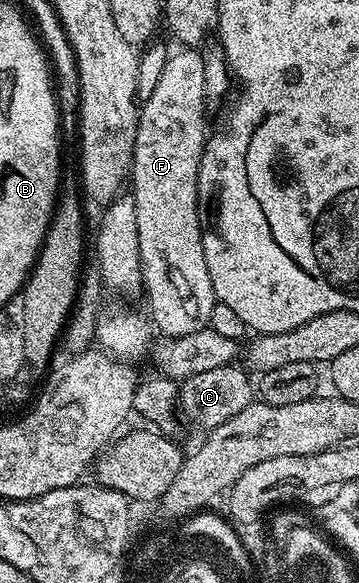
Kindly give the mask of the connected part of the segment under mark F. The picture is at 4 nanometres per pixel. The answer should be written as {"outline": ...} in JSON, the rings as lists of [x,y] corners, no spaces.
{"outline":[[[181,47],[181,52],[173,51],[168,57],[166,66],[162,69],[162,78],[158,78],[158,86],[154,86],[150,98],[146,98],[139,105],[138,119],[136,121],[136,141],[132,151],[132,166],[130,169],[130,195],[134,198],[134,206],[138,214],[138,250],[140,251],[140,278],[142,281],[143,295],[148,295],[148,308],[151,323],[155,331],[164,338],[175,338],[194,334],[198,330],[208,327],[210,322],[210,310],[218,303],[214,294],[214,286],[210,282],[210,270],[206,270],[206,254],[202,250],[202,234],[200,233],[200,218],[202,208],[200,205],[200,191],[198,190],[198,170],[200,159],[204,153],[206,143],[206,131],[204,132],[204,58],[195,47]]]}

